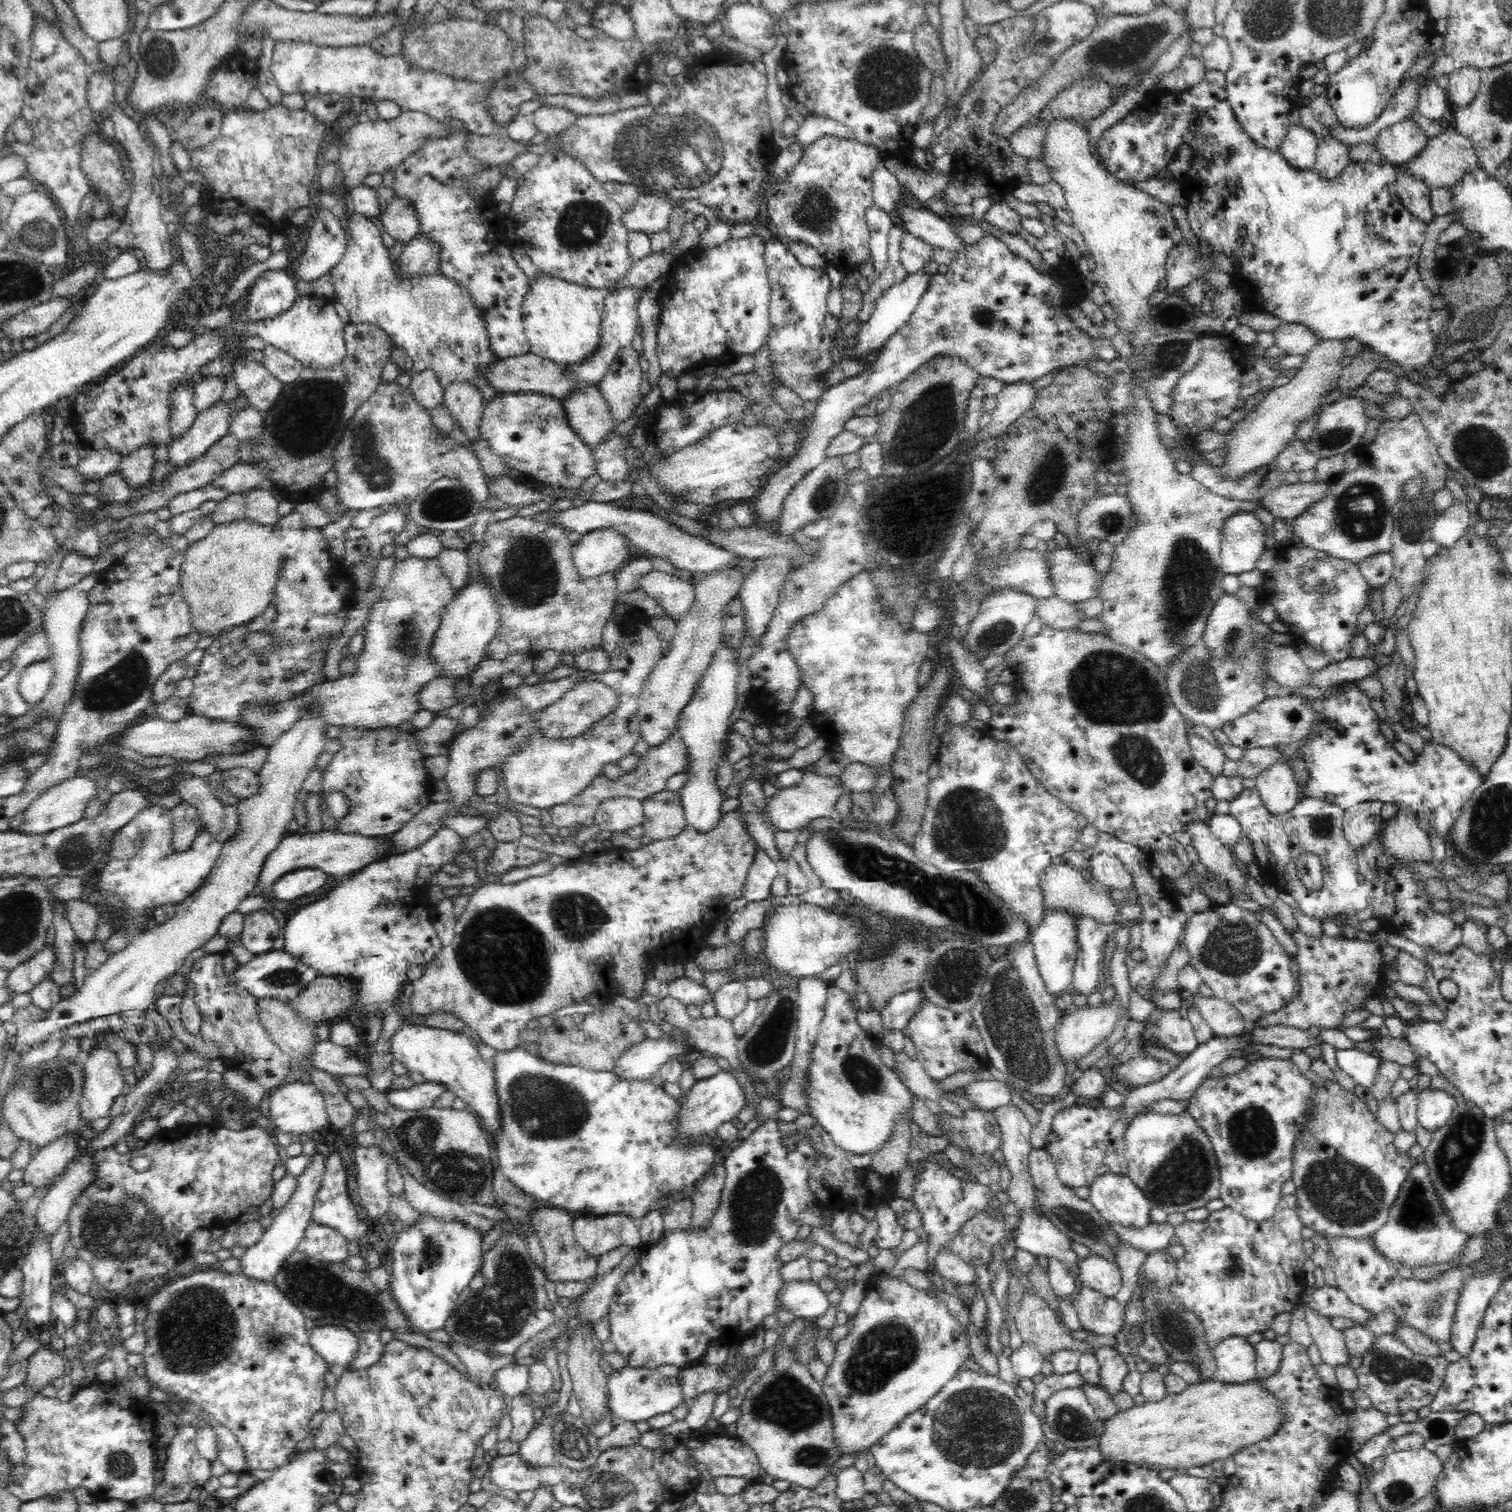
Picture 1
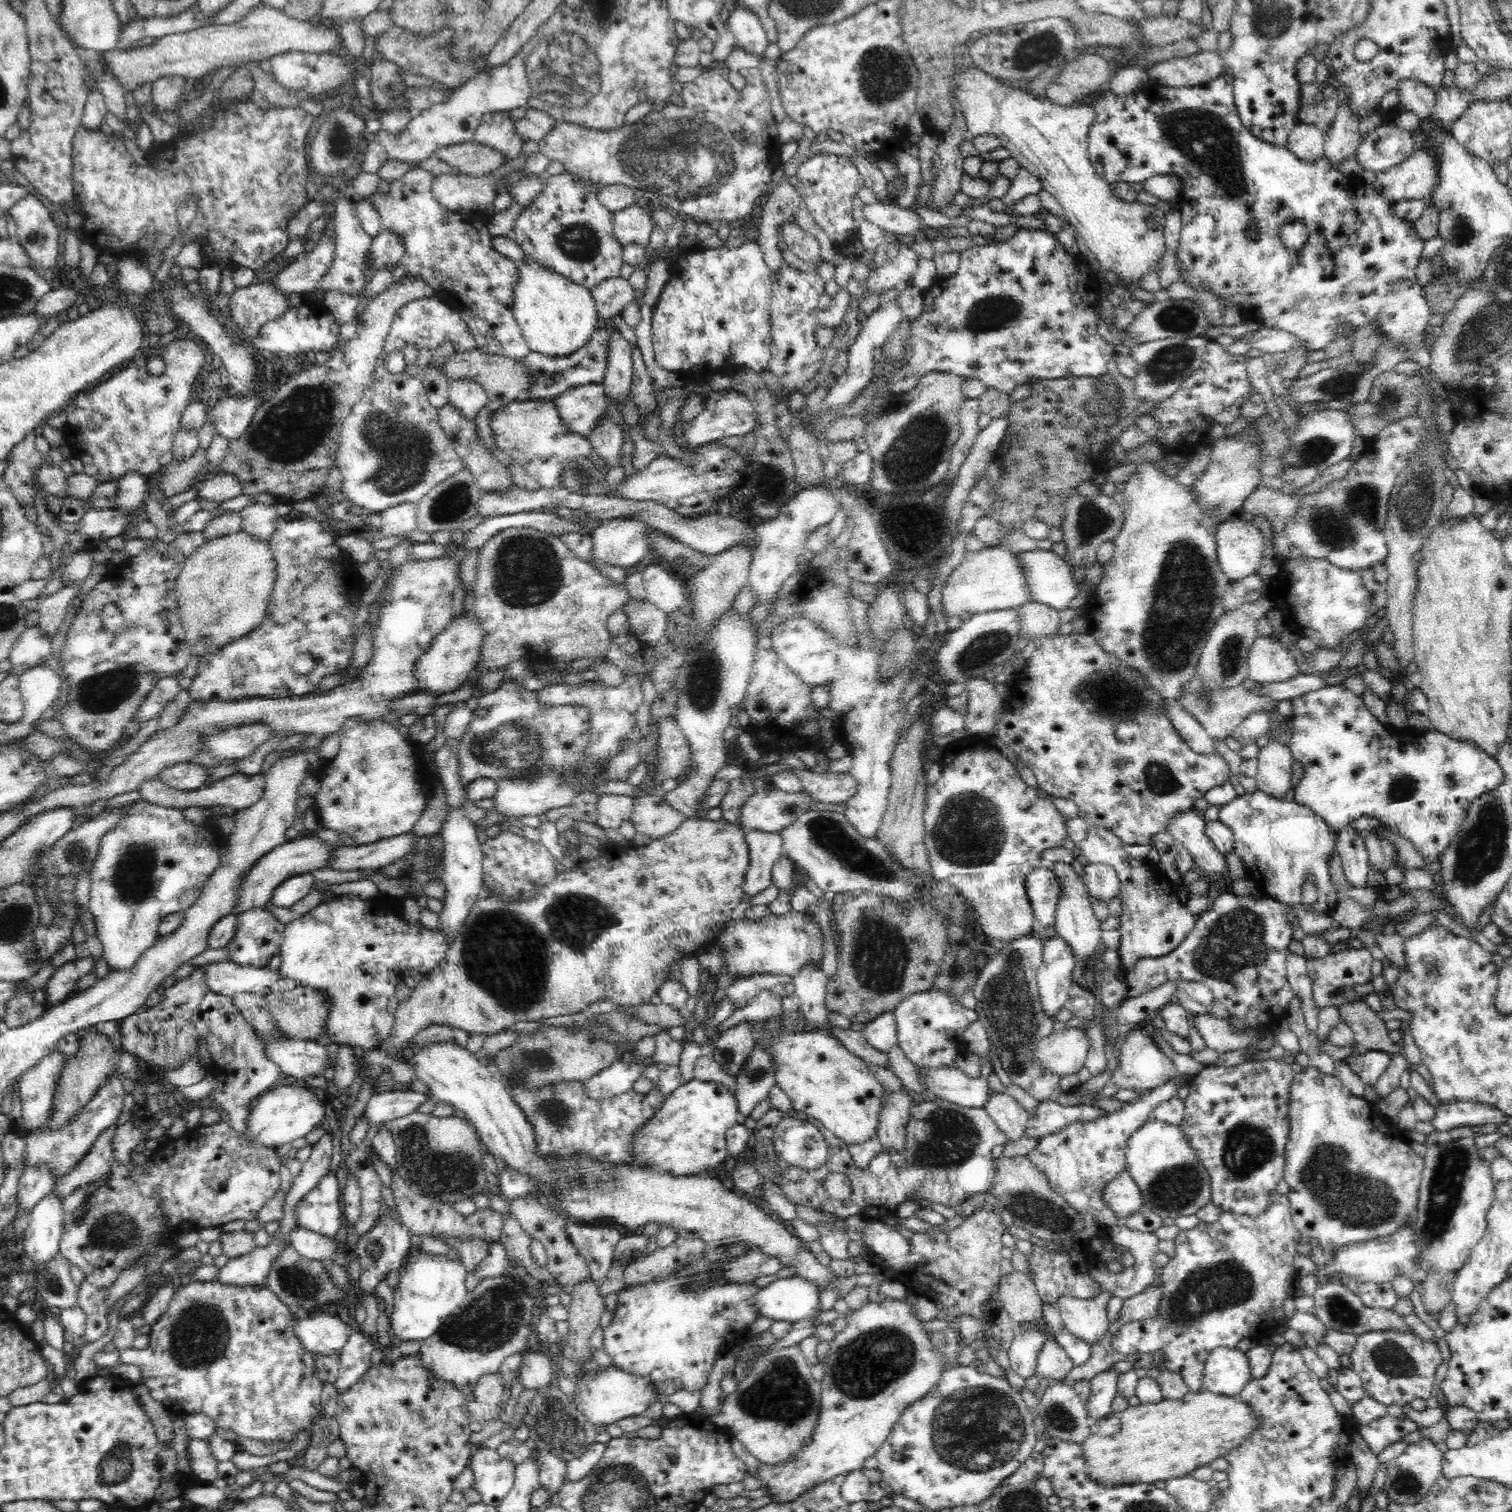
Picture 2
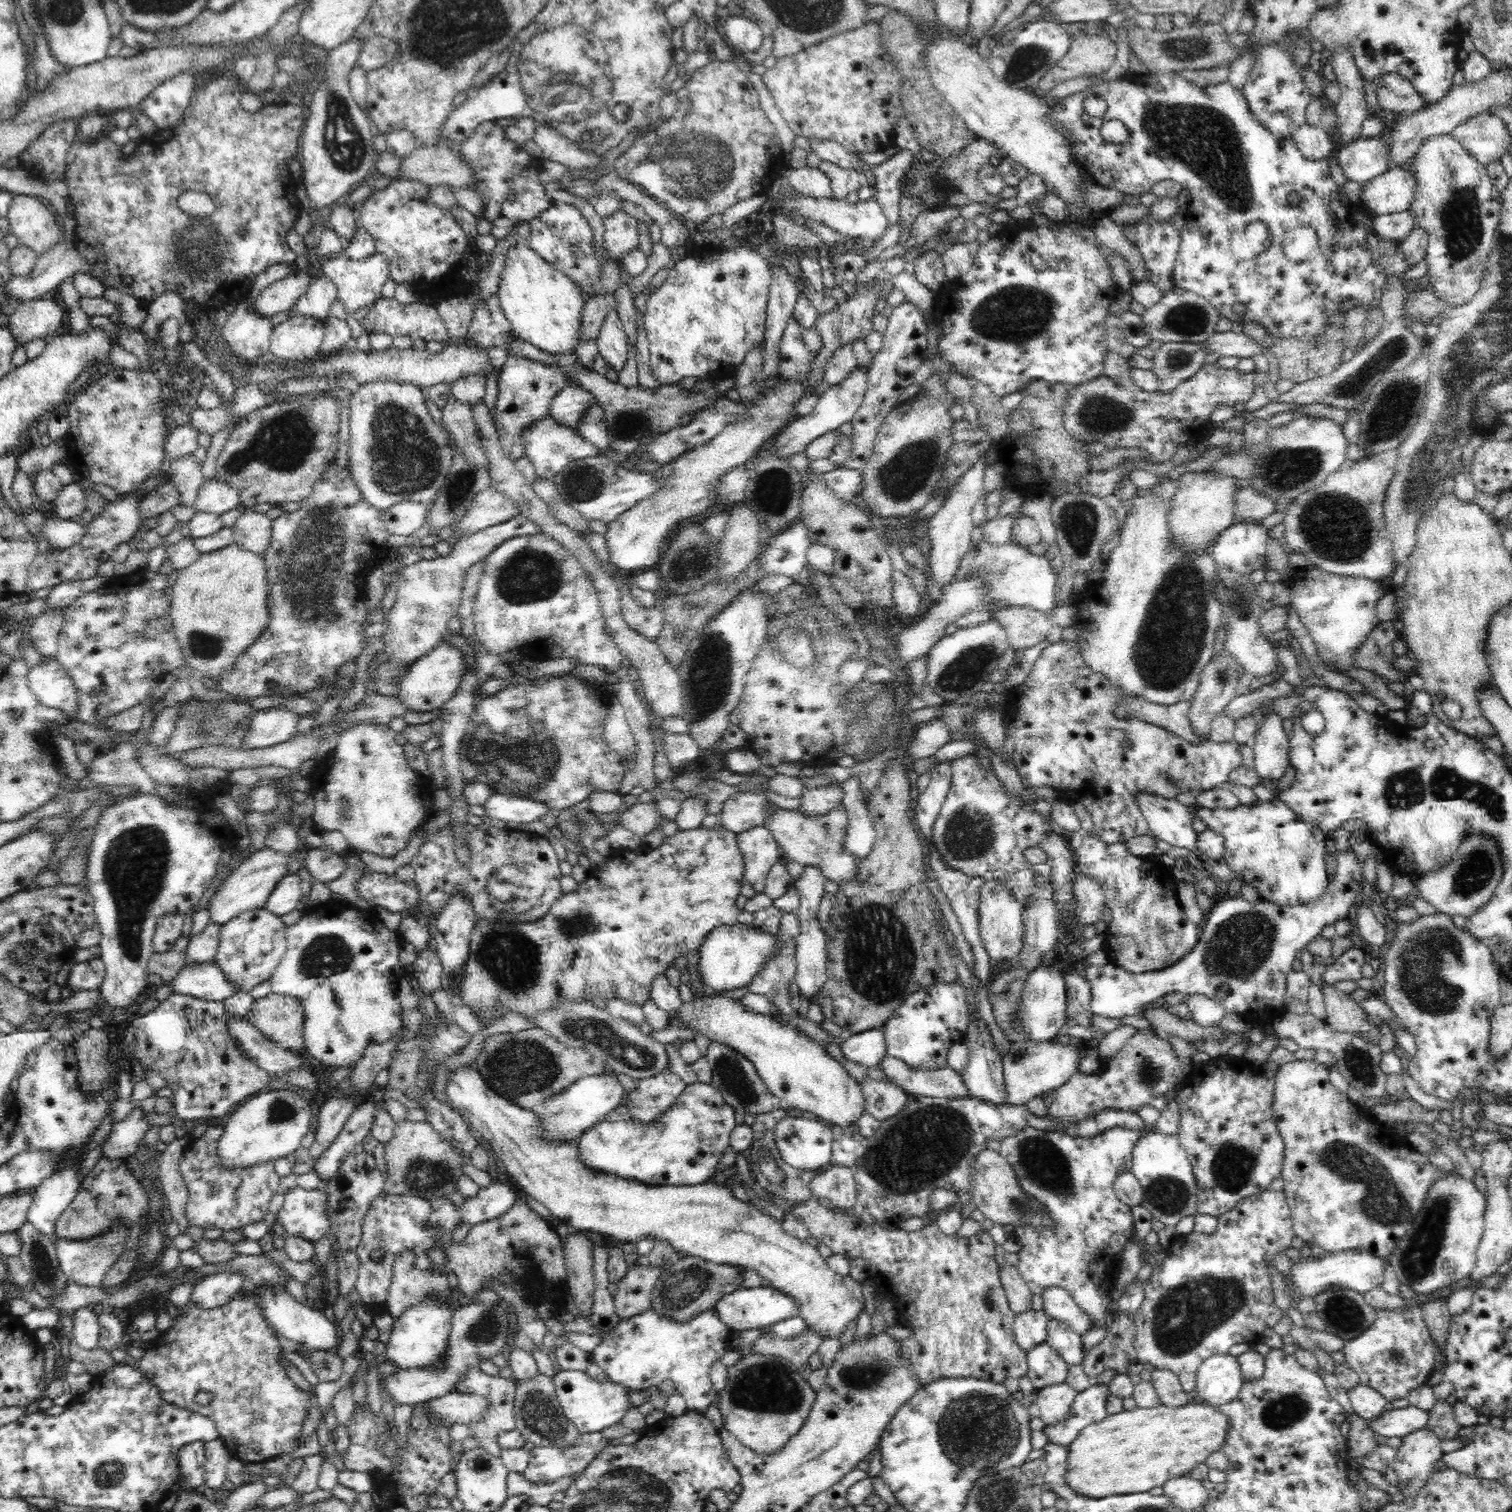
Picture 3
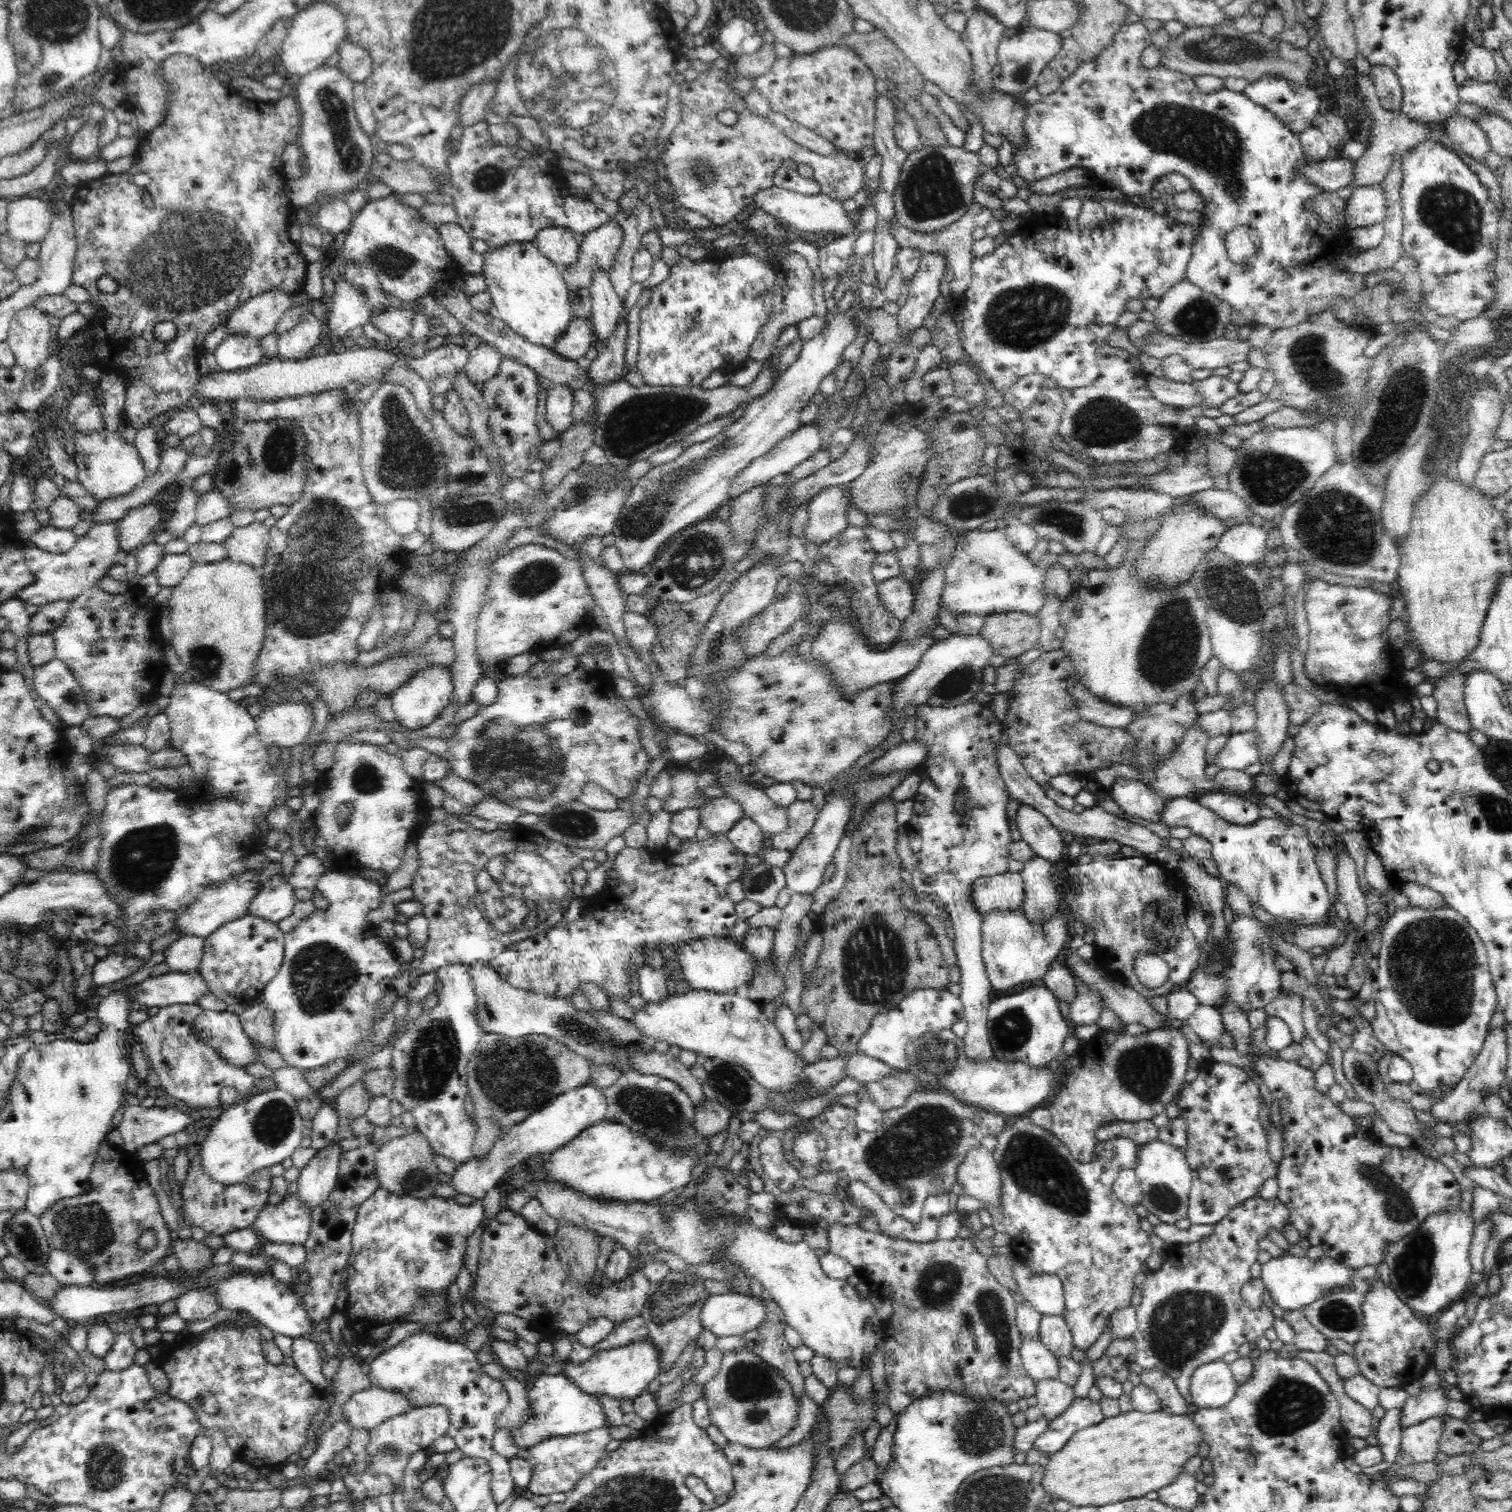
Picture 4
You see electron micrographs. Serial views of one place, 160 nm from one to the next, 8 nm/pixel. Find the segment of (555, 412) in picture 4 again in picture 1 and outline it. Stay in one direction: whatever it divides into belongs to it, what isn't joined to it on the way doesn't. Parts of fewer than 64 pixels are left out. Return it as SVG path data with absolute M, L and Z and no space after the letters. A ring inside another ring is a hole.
M586 385L561 399L572 430L594 450L616 427L604 395L597 385Z

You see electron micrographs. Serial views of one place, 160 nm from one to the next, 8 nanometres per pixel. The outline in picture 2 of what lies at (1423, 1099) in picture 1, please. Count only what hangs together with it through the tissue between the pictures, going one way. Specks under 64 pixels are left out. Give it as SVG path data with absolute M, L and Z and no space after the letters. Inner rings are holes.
M1452 1101L1440 1103L1434 1109L1434 1118L1431 1123L1436 1131L1447 1131L1457 1126L1480 1126L1488 1122L1504 1124L1508 1114L1504 1114L1499 1108L1481 1102Z

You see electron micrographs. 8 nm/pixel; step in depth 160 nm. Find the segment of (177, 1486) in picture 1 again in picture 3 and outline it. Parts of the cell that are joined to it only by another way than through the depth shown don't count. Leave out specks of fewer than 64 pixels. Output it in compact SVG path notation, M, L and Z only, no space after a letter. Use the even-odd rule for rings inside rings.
M222 1438L208 1440L205 1445L206 1464L204 1466L204 1491L218 1490L226 1479L227 1463L232 1456Z

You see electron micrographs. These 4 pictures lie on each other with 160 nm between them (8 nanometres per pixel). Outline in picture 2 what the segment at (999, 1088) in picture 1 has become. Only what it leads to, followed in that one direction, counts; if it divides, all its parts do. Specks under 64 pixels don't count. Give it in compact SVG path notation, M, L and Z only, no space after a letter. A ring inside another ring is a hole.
M980 1056L981 1075L978 1078L967 1076L957 1066L952 1068L930 1068L925 1079L918 1074L919 1081L926 1090L933 1092L940 1099L968 1108L982 1108L990 1096L988 1076L993 1072L992 1063Z

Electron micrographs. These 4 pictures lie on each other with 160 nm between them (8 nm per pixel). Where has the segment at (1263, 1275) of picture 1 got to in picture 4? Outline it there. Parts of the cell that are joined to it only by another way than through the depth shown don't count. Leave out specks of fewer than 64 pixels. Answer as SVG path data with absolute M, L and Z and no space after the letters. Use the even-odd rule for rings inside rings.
M1255 1196L1250 1198L1250 1200L1246 1200L1243 1204L1237 1205L1224 1220L1220 1220L1220 1222L1216 1223L1213 1234L1209 1238L1192 1244L1171 1246L1168 1250L1167 1260L1155 1271L1151 1271L1151 1273L1148 1272L1141 1286L1142 1299L1140 1304L1135 1307L1137 1313L1137 1328L1136 1331L1133 1332L1137 1348L1136 1363L1144 1369L1158 1369L1170 1375L1170 1377L1174 1379L1174 1383L1176 1383L1180 1393L1184 1395L1184 1398L1190 1399L1191 1378L1196 1368L1200 1365L1224 1358L1228 1352L1232 1352L1232 1350L1237 1351L1238 1347L1246 1342L1258 1340L1261 1336L1264 1336L1264 1331L1273 1328L1275 1317L1274 1314L1272 1314L1272 1310L1270 1310L1270 1304L1268 1303L1266 1308L1260 1308L1260 1310L1251 1310L1247 1306L1246 1301L1244 1301L1241 1290L1244 1284L1253 1279L1250 1273L1250 1266L1257 1261L1258 1253L1260 1252L1258 1242L1263 1238L1267 1238L1271 1230L1278 1230L1278 1232L1284 1233L1284 1227L1287 1223L1289 1223L1289 1211L1284 1204L1280 1203L1280 1200L1277 1200L1277 1198L1265 1200L1264 1198Z

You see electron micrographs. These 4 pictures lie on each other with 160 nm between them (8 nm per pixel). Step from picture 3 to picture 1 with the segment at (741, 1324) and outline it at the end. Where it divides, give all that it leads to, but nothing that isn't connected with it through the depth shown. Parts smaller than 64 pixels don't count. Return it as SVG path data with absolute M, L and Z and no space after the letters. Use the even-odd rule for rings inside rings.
M812 1280L784 1283L776 1298L797 1319L816 1320L832 1307L826 1293Z

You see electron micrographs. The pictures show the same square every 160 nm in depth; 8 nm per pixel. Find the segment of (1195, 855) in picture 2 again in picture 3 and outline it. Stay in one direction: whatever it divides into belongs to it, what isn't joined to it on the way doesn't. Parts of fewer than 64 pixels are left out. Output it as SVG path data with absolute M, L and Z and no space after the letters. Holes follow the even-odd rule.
M1140 792L1134 797L1153 836L1171 846L1188 849L1200 857L1206 868L1211 868L1213 860L1199 852L1199 833L1192 825L1194 814L1190 806L1181 804L1174 798L1164 798L1148 792Z

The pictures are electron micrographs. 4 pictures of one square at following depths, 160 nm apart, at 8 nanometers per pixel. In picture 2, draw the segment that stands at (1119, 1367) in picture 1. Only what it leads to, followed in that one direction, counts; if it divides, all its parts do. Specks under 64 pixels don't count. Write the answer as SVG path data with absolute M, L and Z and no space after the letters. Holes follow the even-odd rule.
M1110 1367L1091 1380L1090 1396L1088 1396L1088 1400L1084 1401L1084 1407L1093 1422L1113 1412L1111 1406L1114 1396L1118 1394L1118 1376L1120 1373Z

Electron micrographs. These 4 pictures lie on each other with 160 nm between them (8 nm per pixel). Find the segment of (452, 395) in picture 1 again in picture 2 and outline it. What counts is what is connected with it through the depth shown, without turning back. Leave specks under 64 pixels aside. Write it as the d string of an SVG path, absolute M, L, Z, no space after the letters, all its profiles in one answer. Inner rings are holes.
M464 379L449 381L449 403L470 420L474 420L482 408L491 406L481 385Z

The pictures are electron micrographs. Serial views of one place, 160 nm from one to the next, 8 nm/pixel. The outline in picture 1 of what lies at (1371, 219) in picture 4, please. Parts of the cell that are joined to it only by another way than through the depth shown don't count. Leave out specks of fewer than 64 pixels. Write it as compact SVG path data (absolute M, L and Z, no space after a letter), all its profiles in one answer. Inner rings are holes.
M1452 126L1445 128L1440 134L1429 139L1424 150L1416 158L1412 158L1402 166L1406 167L1406 171L1410 175L1424 181L1432 190L1433 188L1450 187L1456 184L1456 180L1460 180L1462 174L1470 172L1472 168L1478 168L1481 164L1470 141Z

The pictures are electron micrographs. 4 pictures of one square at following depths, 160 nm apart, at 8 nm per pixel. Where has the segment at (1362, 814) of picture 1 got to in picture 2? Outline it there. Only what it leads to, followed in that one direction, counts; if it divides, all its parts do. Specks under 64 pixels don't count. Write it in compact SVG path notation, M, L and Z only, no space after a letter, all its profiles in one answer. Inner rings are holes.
M1348 823L1336 836L1336 852L1341 856L1344 875L1346 875L1348 883L1358 888L1366 887L1370 864L1369 853L1362 833L1358 833L1356 828Z

